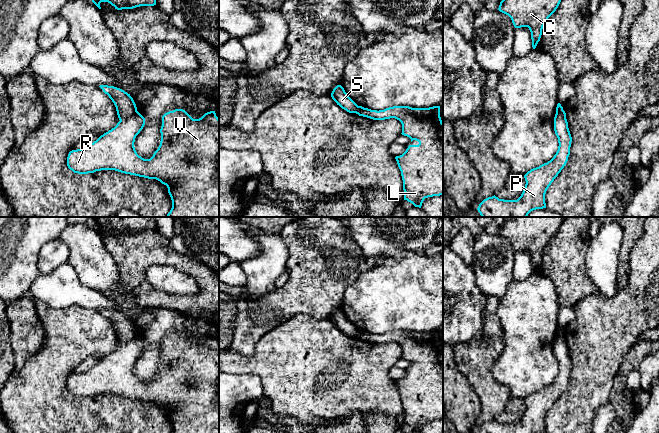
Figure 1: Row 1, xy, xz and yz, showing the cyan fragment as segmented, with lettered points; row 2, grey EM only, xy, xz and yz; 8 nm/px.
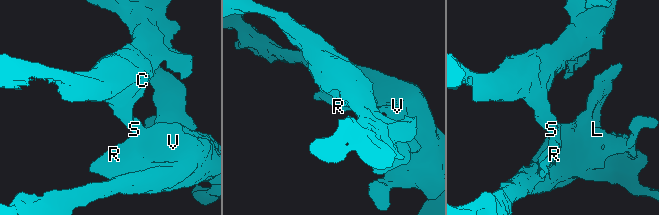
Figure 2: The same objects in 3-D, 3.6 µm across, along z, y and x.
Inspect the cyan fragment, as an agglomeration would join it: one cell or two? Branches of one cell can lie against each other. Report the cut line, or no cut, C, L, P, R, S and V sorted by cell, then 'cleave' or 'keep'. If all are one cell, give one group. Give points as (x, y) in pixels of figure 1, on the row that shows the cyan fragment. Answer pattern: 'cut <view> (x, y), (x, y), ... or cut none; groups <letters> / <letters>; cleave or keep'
cut xy (137, 111), (120, 120); groups C S / L P R V; cleave

